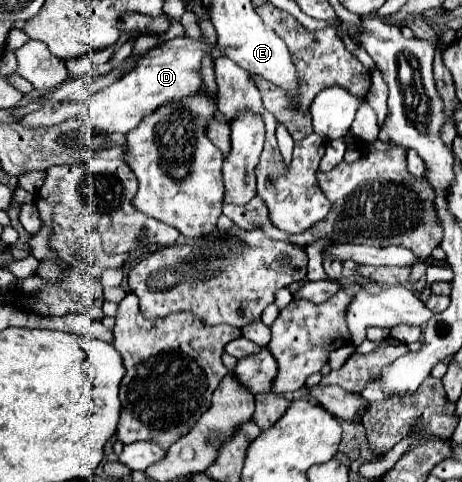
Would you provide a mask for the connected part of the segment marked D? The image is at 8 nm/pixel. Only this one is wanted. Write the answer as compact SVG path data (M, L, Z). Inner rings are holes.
M175 37L159 49L151 49L139 65L127 73L121 81L89 97L91 129L103 135L125 135L139 125L139 121L161 105L179 101L187 95L199 93L205 85L201 81L201 55L209 47L203 41L193 41L191 37Z

